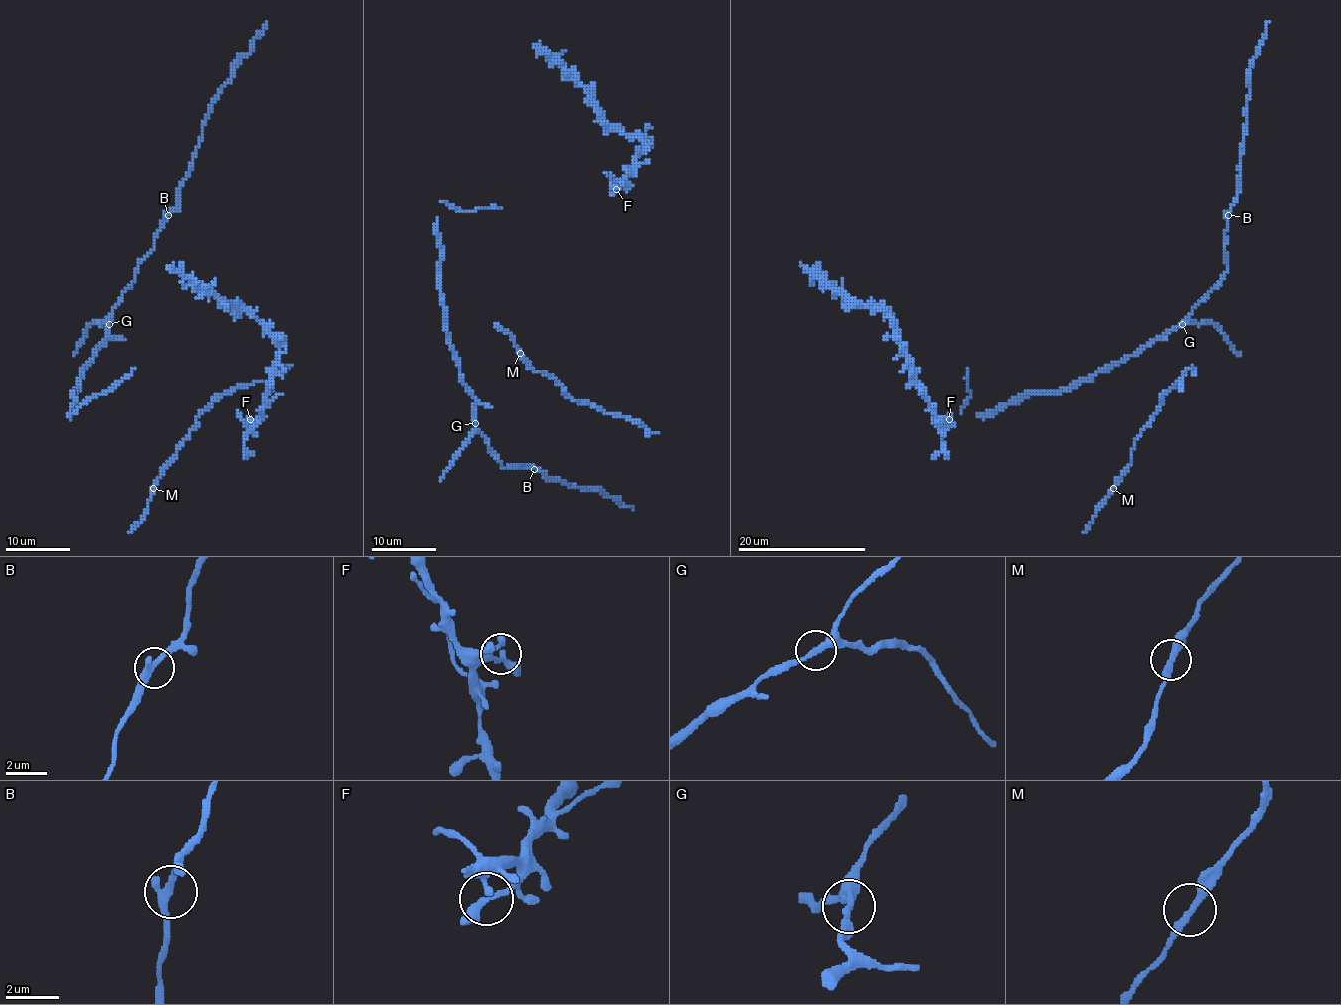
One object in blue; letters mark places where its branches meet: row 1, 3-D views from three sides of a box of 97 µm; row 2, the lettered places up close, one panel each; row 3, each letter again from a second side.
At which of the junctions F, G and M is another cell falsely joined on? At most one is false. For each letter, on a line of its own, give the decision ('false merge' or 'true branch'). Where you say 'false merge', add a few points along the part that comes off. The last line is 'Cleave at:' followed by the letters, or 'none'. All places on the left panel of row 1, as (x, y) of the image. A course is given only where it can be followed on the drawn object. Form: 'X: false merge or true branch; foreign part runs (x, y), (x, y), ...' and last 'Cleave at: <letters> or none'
F: true branch
G: true branch
M: true branch
Cleave at: none

